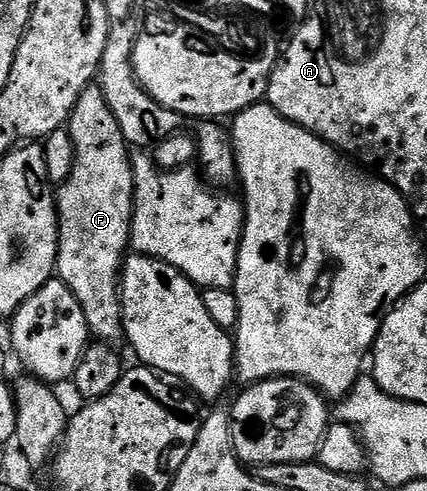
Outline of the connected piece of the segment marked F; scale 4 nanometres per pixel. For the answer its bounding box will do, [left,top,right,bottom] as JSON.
[56,88,134,346]

